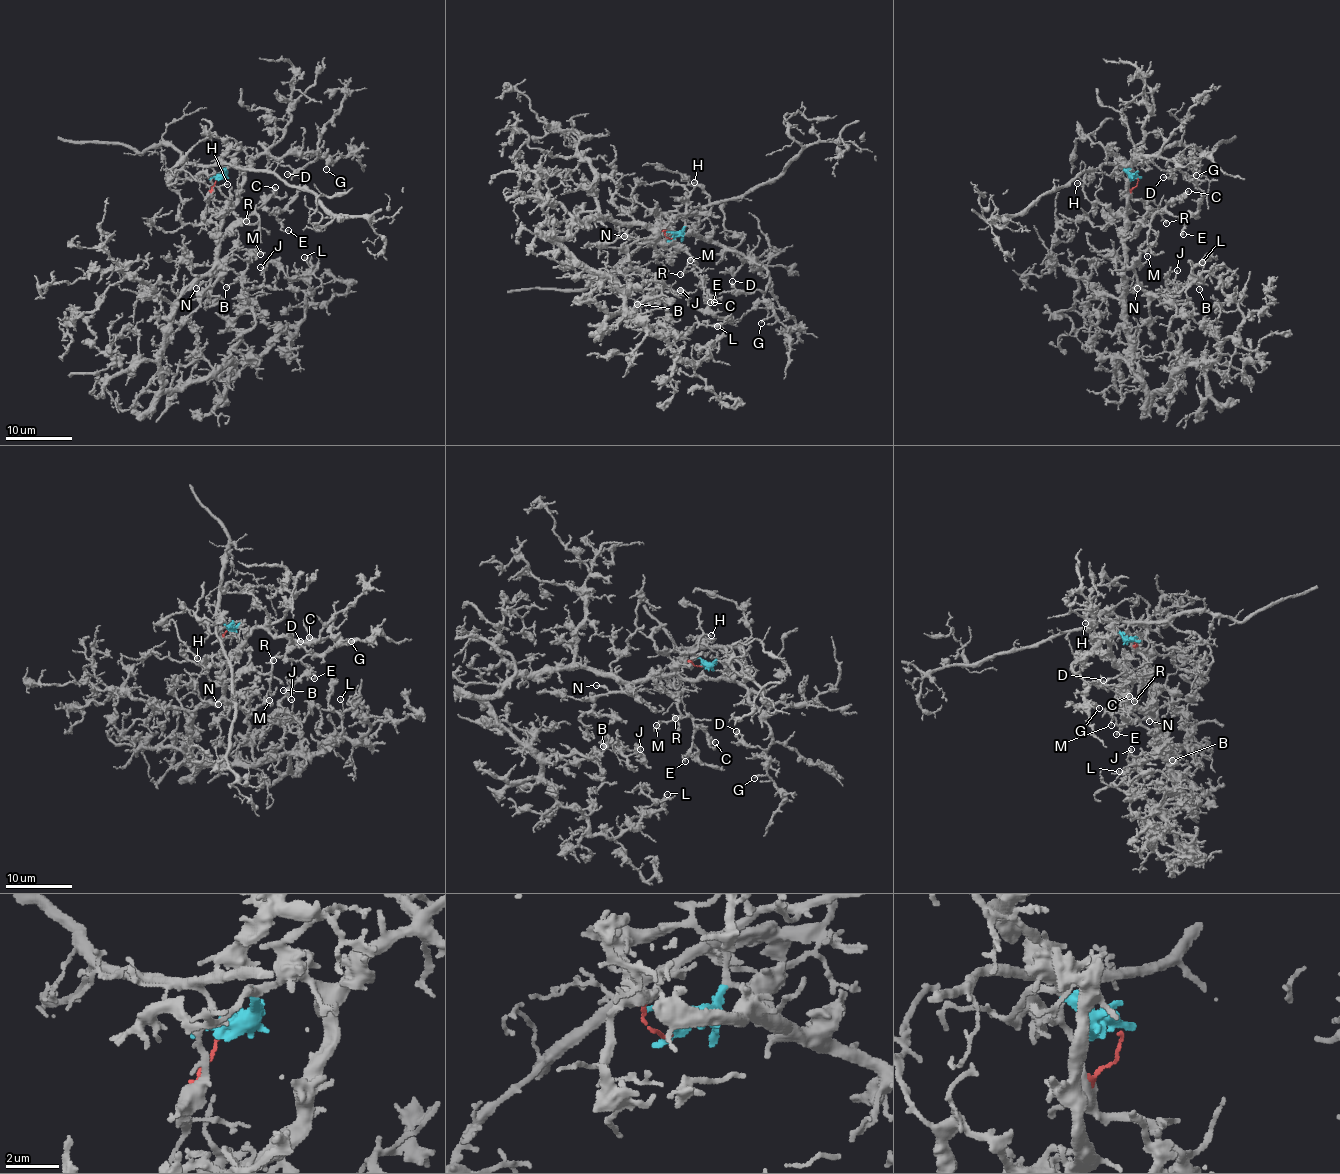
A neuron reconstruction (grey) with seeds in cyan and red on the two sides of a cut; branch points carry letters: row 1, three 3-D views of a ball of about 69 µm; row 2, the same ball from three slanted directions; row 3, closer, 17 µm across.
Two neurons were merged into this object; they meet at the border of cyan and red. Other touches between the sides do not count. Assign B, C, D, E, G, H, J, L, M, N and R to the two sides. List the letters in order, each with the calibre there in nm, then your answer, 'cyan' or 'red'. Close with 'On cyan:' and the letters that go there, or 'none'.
B: 170 nm thick; cyan
C: 400 nm thick; cyan
D: 200 nm thick; cyan
E: 160 nm thick; cyan
G: 170 nm thick; cyan
H: 160 nm thick; cyan
J: 130 nm thick; cyan
L: 130 nm thick; cyan
M: 140 nm thick; cyan
N: 180 nm thick; cyan
R: 170 nm thick; cyan
On cyan: B, C, D, E, G, H, J, L, M, N, R

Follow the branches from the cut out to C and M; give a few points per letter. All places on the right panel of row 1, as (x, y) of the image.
C: (1136, 179), (1123, 169), (1125, 166), (1129, 173), (1129, 209), (1125, 214), (1127, 237), (1188, 190)
M: (1136, 179), (1123, 169), (1125, 166), (1129, 209), (1124, 234), (1129, 237), (1136, 227), (1147, 225), (1147, 256)

